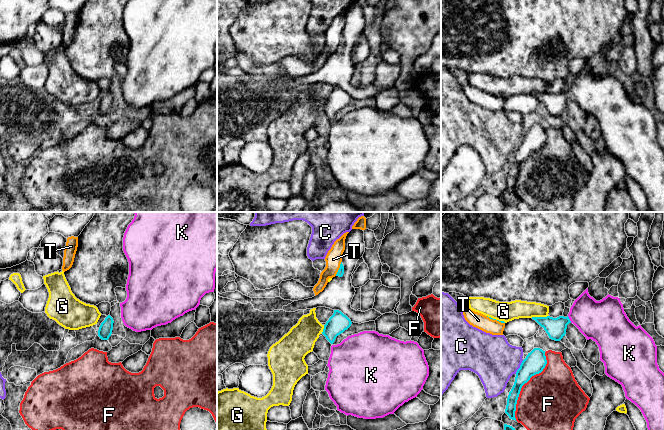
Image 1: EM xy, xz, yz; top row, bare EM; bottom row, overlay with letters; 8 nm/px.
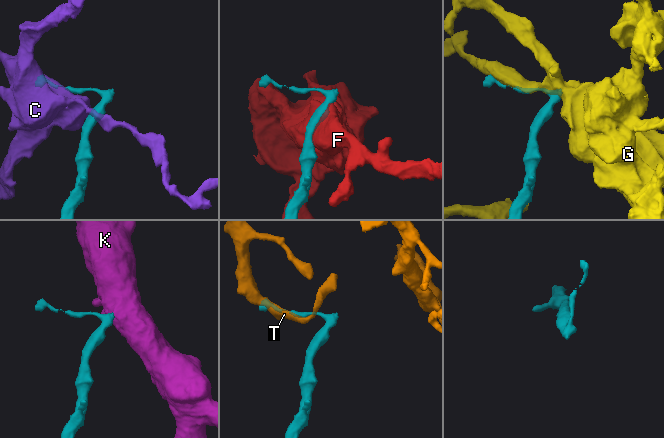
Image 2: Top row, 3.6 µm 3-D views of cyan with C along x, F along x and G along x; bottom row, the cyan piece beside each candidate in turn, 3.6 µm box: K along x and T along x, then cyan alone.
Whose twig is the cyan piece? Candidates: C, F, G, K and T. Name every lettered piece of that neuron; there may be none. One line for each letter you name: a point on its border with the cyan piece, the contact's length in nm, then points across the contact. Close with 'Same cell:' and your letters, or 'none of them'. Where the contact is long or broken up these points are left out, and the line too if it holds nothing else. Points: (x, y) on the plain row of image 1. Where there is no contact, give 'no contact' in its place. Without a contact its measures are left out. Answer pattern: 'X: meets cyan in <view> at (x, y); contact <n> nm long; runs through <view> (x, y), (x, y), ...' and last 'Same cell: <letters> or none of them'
K: meets cyan in yz at (569, 95); contact 70 nm long; runs through yz (556, 104), (563, 97), (569, 95), (600, 97)
Same cell: K

